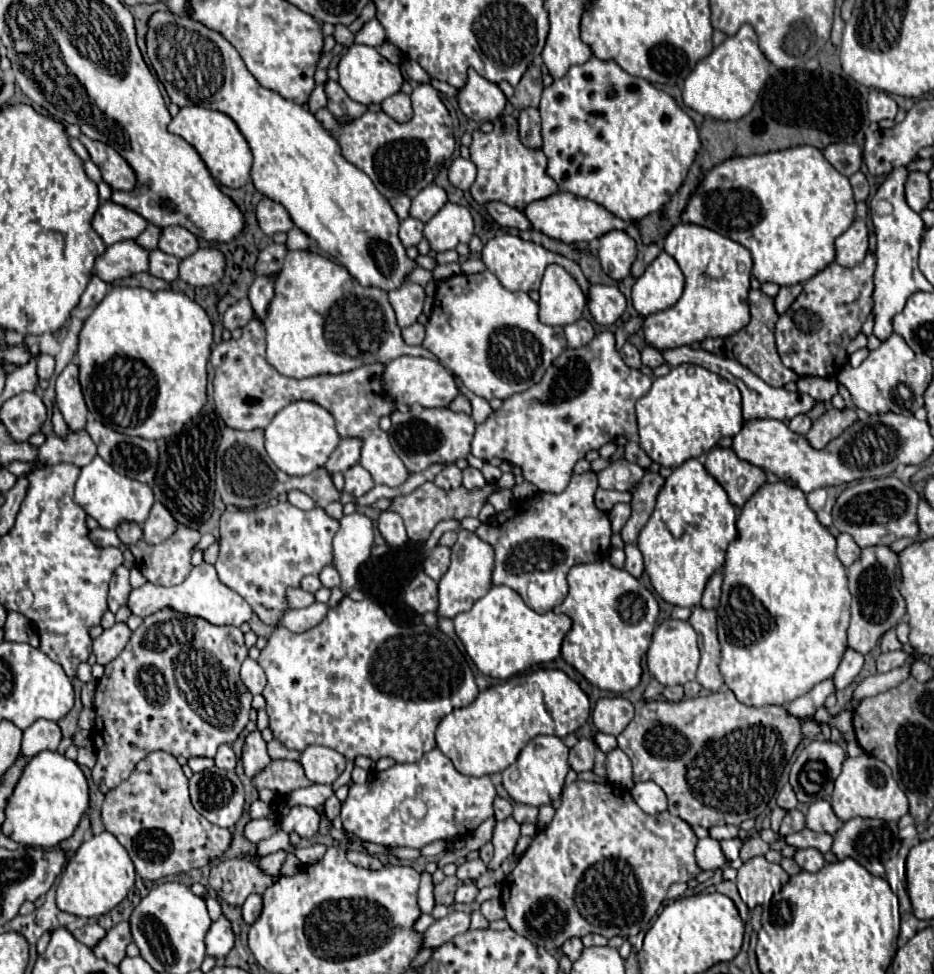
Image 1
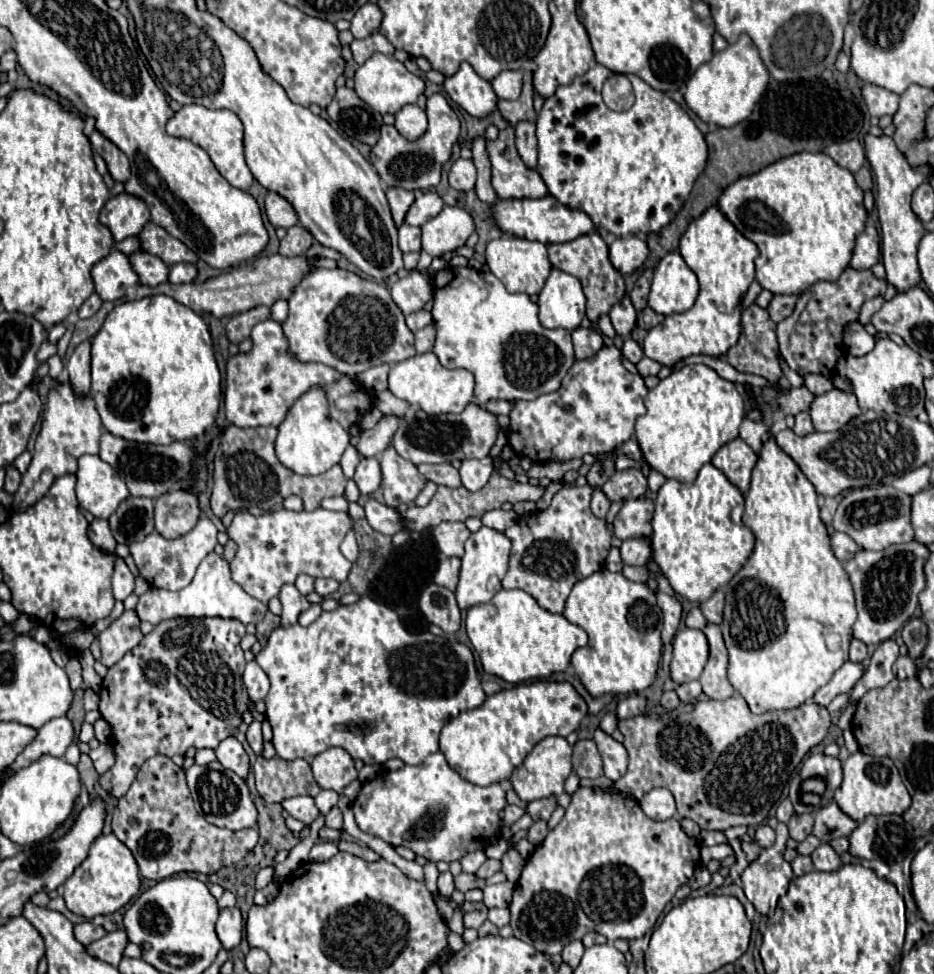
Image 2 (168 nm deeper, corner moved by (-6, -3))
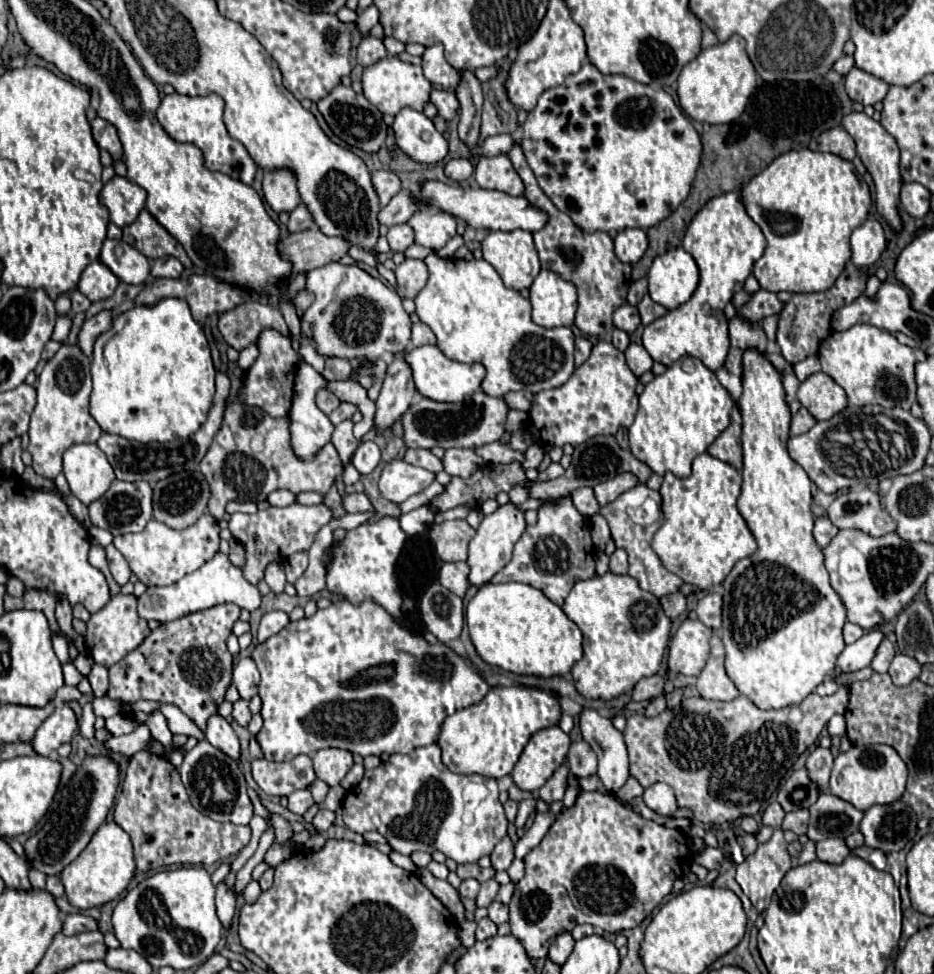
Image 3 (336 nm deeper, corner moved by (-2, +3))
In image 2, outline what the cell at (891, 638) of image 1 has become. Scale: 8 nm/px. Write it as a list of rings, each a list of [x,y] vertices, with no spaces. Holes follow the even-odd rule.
[[[888,639],[888,641],[880,643],[880,647],[874,651],[874,655],[870,659],[870,665],[868,665],[864,677],[850,689],[850,699],[858,701],[866,691],[888,685],[894,679],[892,665],[896,659],[898,659],[896,641]]]

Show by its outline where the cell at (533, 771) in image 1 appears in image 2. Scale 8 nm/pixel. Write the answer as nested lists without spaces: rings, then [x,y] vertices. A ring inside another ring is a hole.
[[[546,737],[536,743],[536,747],[530,751],[530,755],[524,759],[524,763],[514,771],[512,785],[520,799],[534,801],[544,799],[550,795],[564,793],[564,781],[572,771],[572,747],[564,737]]]

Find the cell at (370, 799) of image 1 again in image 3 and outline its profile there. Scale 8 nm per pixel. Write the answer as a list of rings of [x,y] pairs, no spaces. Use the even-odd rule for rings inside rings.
[[[436,743],[418,747],[410,755],[390,755],[388,761],[366,771],[362,781],[346,793],[342,811],[350,831],[378,831],[388,839],[392,849],[402,855],[414,851],[442,851],[456,863],[476,863],[482,855],[490,855],[508,827],[502,803],[498,801],[496,779],[448,771]],[[470,781],[488,787],[488,795],[474,805],[462,797]]]

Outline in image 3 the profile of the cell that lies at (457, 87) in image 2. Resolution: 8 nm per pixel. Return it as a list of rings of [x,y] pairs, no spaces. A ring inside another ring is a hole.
[[[440,43],[426,49],[422,55],[424,77],[432,85],[440,85],[444,89],[456,89],[460,83],[460,71],[456,71],[444,57],[444,47]]]

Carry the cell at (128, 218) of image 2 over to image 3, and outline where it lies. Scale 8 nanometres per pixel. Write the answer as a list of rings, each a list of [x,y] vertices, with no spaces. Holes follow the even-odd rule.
[[[112,177],[100,191],[100,205],[110,211],[110,221],[118,227],[126,227],[144,209],[146,191],[126,177]]]

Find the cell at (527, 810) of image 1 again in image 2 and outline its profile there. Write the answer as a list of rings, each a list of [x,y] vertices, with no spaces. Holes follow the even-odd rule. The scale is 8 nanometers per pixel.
[[[546,797],[546,799],[536,799],[536,801],[530,801],[528,803],[528,813],[534,821],[540,821],[540,819],[550,819],[552,811],[558,807],[558,799],[556,797]]]

